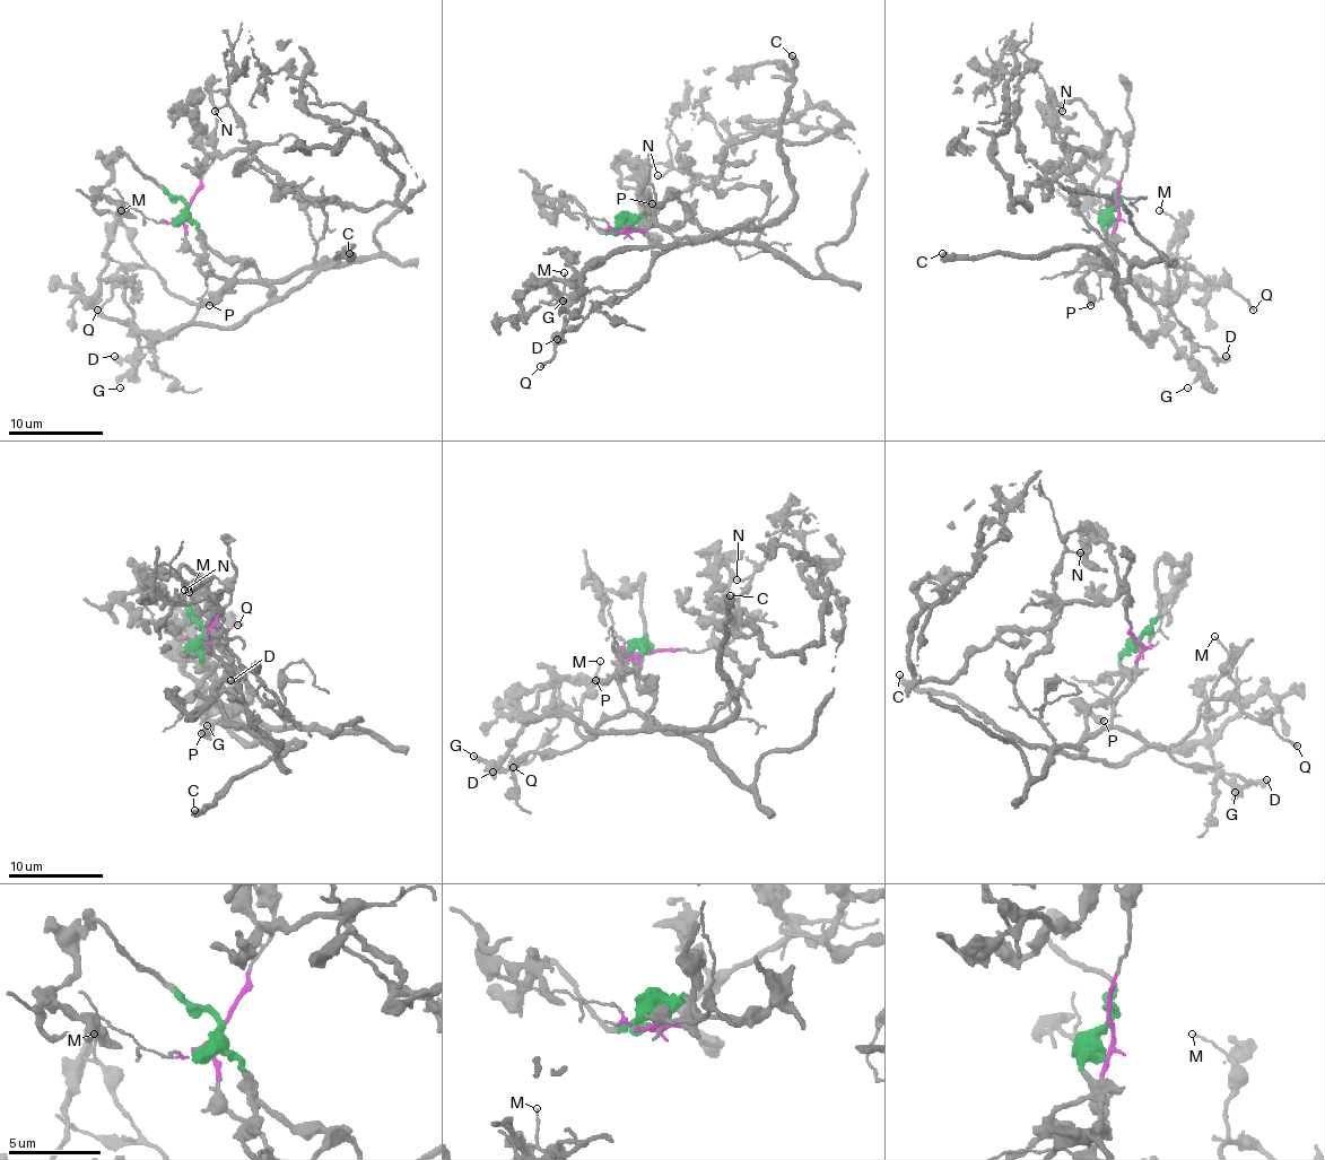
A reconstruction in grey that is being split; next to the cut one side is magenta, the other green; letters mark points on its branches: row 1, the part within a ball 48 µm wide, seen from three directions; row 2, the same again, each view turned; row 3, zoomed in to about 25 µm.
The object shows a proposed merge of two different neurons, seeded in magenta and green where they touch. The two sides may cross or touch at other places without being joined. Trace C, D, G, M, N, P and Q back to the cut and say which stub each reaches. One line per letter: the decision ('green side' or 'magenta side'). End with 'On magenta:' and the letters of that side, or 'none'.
C: green side
D: magenta side
G: green side
M: magenta side
N: magenta side
P: green side
Q: magenta side
On magenta: D, M, N, Q

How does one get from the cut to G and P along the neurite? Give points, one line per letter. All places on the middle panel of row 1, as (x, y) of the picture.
G: (630, 228), (639, 216), (712, 235), (621, 247), (583, 276), (578, 310), (564, 299)
P: (630, 228), (639, 216), (650, 226), (678, 226), (685, 219), (685, 207), (676, 198), (652, 205)

